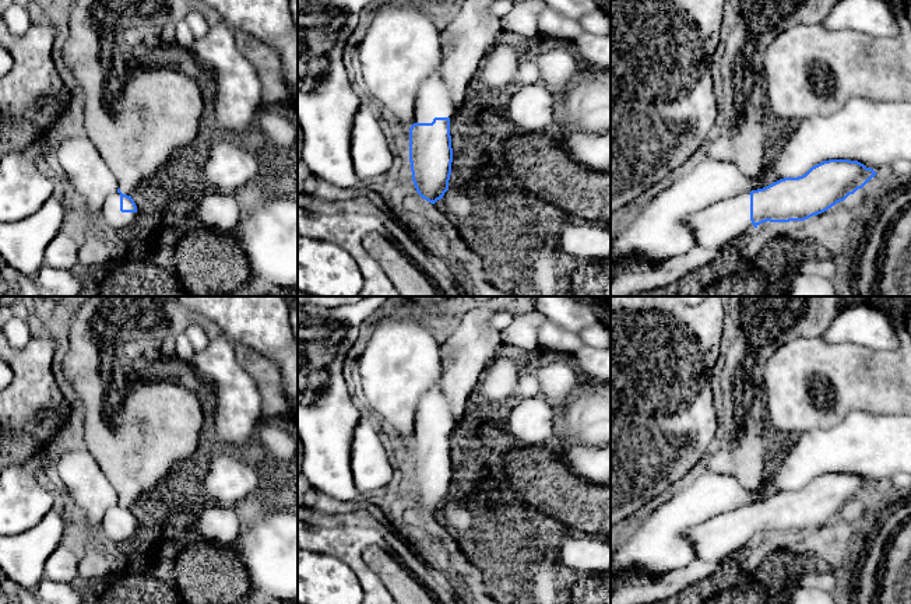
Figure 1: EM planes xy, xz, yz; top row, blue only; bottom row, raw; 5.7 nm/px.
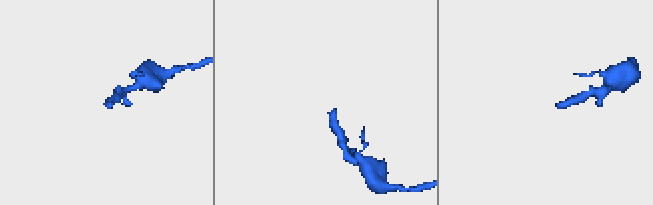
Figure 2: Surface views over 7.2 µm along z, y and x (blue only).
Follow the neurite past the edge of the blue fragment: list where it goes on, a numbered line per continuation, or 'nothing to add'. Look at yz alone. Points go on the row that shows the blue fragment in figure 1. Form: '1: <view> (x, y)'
1: yz (717, 225)

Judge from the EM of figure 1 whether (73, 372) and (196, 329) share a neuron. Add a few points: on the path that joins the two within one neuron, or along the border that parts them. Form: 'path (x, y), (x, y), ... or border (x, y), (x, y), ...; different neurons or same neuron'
border (196, 319), (182, 333); different neurons

